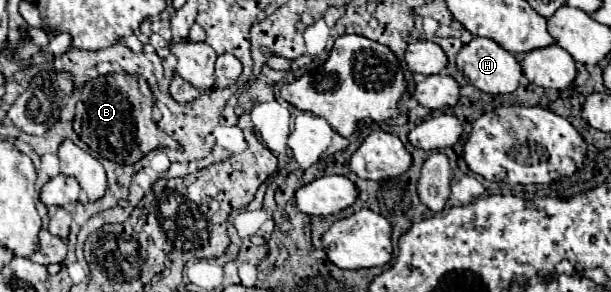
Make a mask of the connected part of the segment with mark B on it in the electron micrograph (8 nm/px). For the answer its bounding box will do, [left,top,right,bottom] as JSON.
[74,73,182,165]

